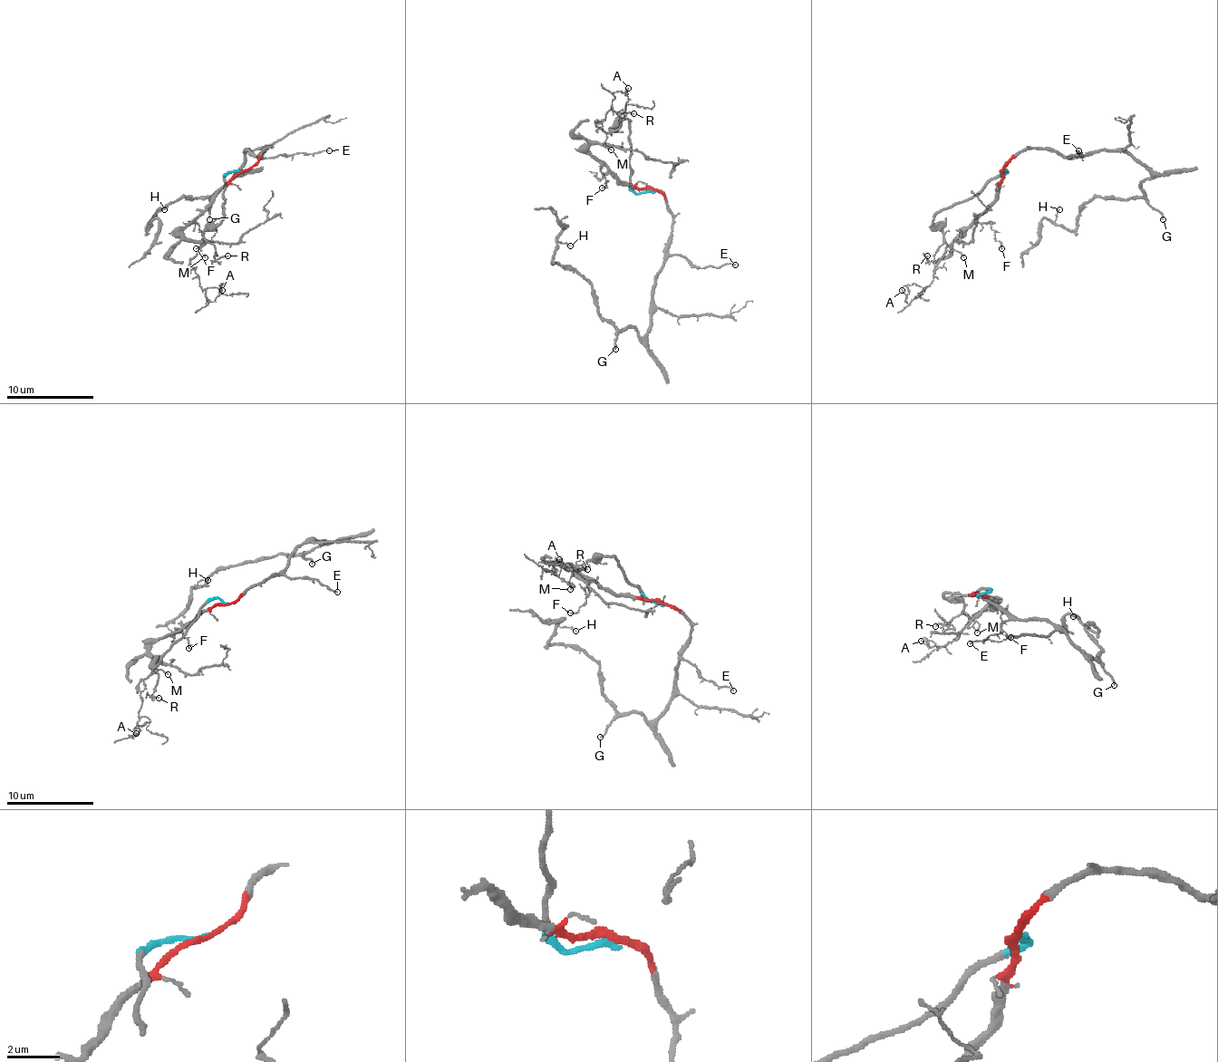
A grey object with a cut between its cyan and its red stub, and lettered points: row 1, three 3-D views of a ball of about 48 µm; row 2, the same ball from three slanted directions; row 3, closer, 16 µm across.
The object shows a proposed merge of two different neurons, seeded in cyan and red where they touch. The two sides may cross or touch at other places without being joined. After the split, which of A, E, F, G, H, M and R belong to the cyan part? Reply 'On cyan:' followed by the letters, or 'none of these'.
On cyan: A, M, R

